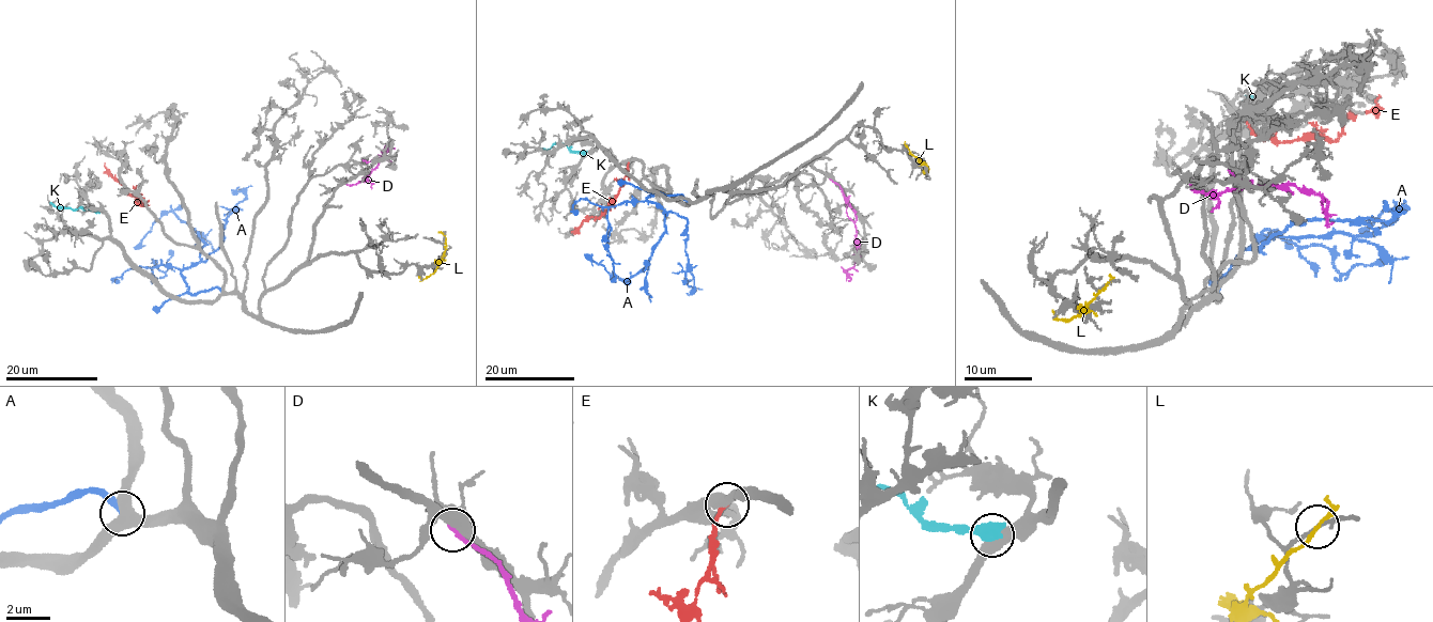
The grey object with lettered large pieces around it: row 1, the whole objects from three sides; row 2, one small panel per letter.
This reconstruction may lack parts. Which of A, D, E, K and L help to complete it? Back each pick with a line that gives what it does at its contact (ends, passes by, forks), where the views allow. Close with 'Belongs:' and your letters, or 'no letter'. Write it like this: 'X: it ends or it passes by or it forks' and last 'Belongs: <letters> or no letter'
Belongs: no letter

